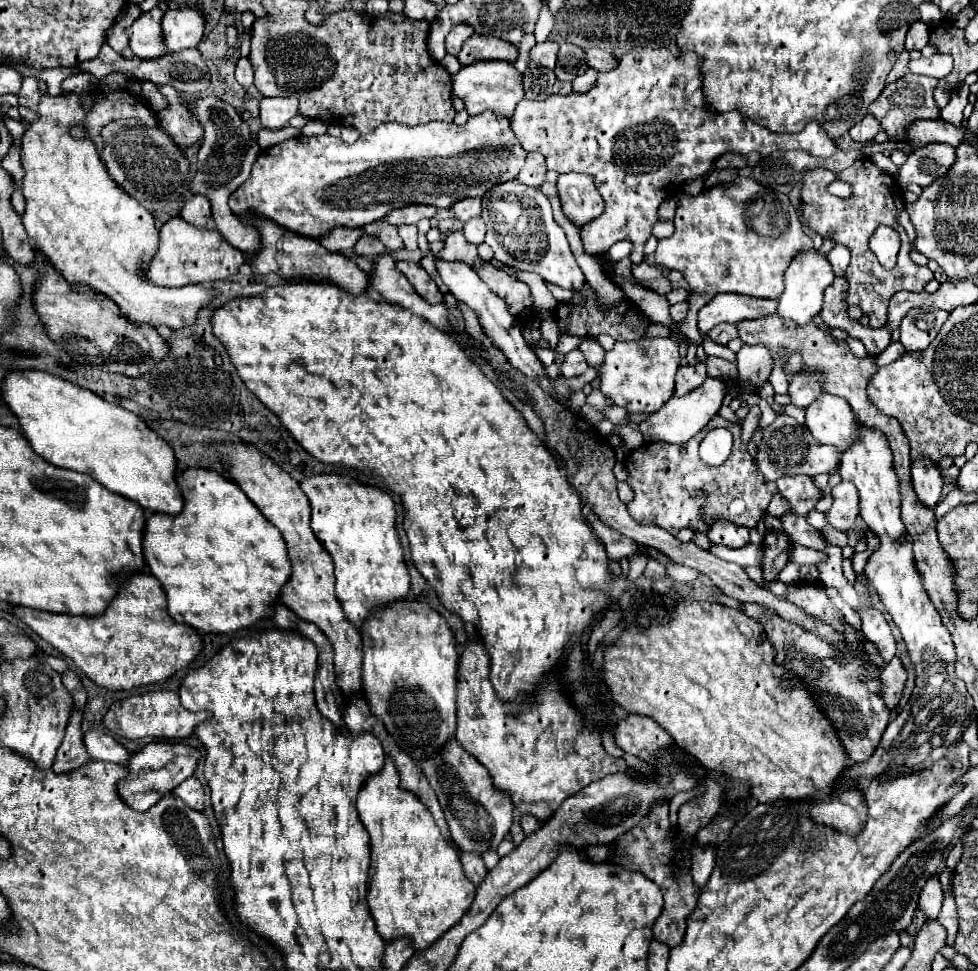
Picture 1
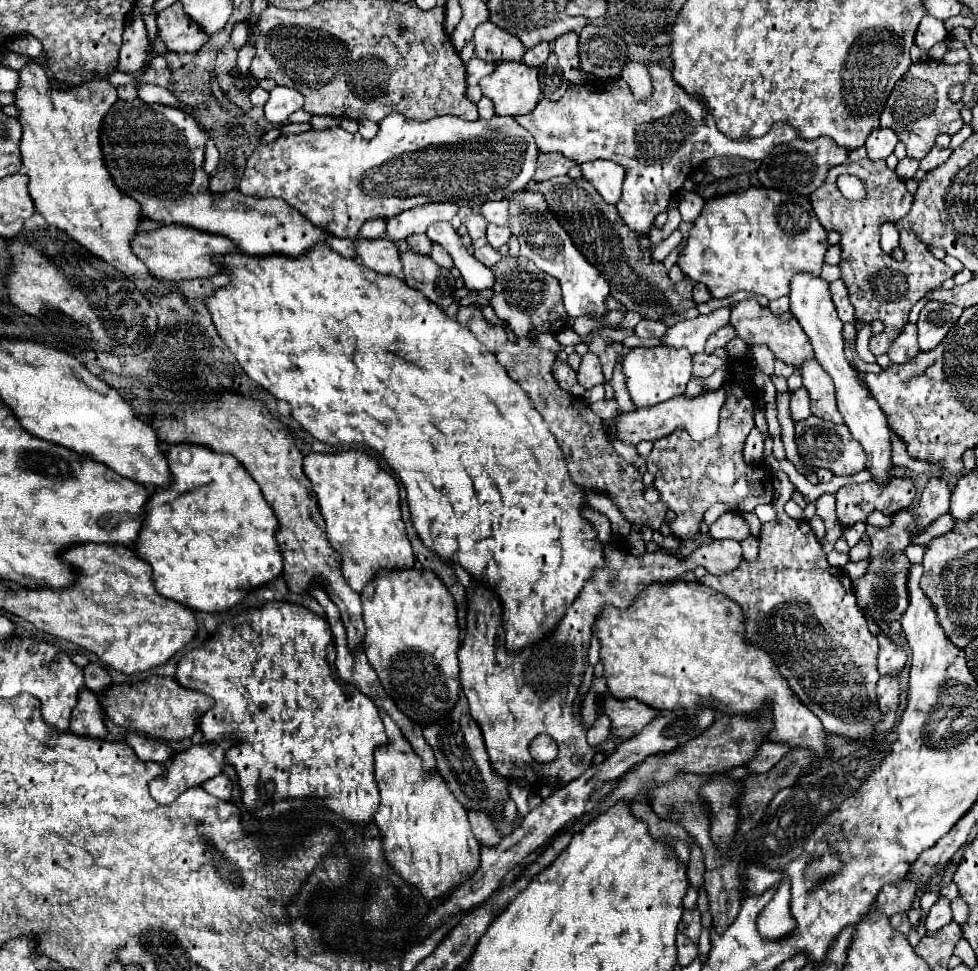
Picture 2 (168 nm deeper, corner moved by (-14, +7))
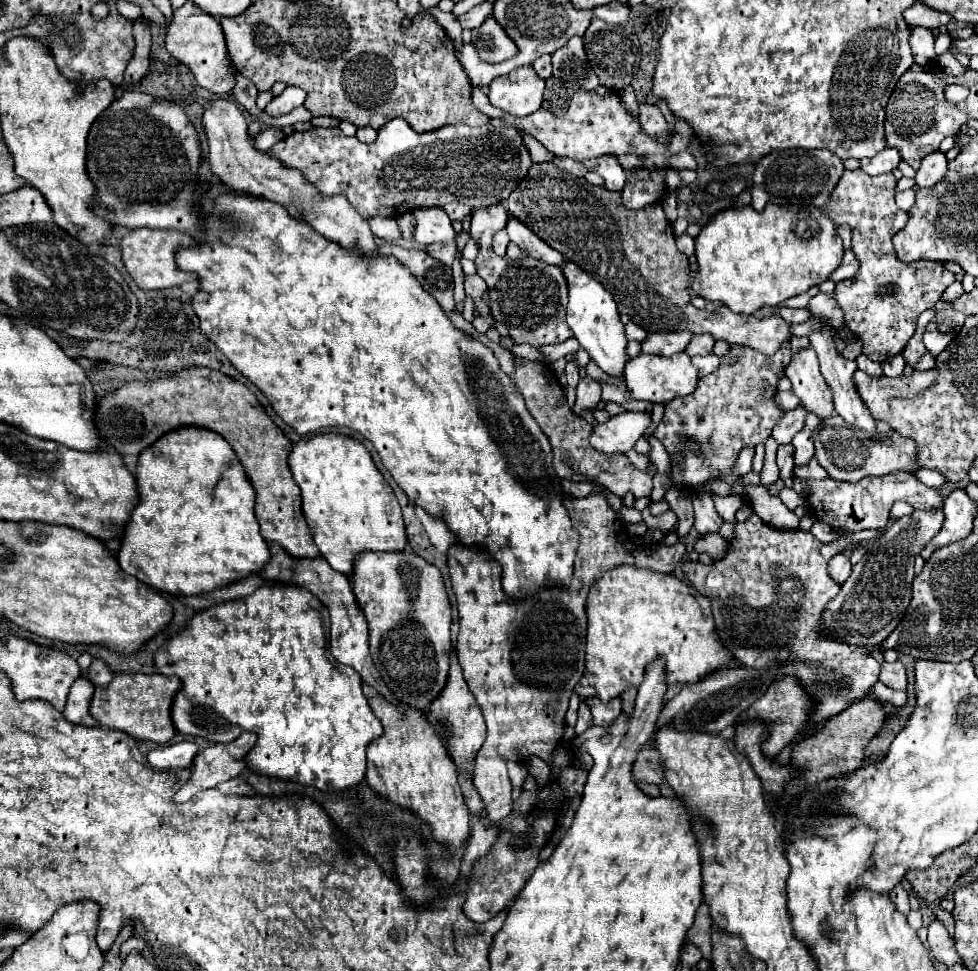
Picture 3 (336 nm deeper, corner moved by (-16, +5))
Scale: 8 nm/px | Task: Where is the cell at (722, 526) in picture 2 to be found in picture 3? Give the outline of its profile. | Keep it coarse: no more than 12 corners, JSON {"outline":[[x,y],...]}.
{"outline":[[708,493],[694,497],[694,529],[718,533],[724,519]]}

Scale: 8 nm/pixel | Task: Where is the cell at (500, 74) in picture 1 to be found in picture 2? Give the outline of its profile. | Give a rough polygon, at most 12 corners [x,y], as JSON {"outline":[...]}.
{"outline":[[498,63],[480,81],[496,115],[526,115],[540,101],[538,71]]}

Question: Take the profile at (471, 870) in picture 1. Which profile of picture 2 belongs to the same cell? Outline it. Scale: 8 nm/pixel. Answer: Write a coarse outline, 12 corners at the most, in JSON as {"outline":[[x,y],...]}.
{"outline":[[482,809],[468,811],[474,837],[494,847],[502,837],[494,831],[490,815]]}

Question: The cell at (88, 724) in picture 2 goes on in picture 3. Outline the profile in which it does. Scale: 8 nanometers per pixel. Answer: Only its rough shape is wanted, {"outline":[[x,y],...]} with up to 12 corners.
{"outline":[[84,677],[70,689],[64,717],[96,727],[90,715],[94,685]]}

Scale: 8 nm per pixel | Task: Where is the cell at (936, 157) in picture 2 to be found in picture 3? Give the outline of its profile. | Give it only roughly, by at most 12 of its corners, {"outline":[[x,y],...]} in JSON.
{"outline":[[946,155],[924,157],[916,171],[920,187],[936,185],[946,173]]}

